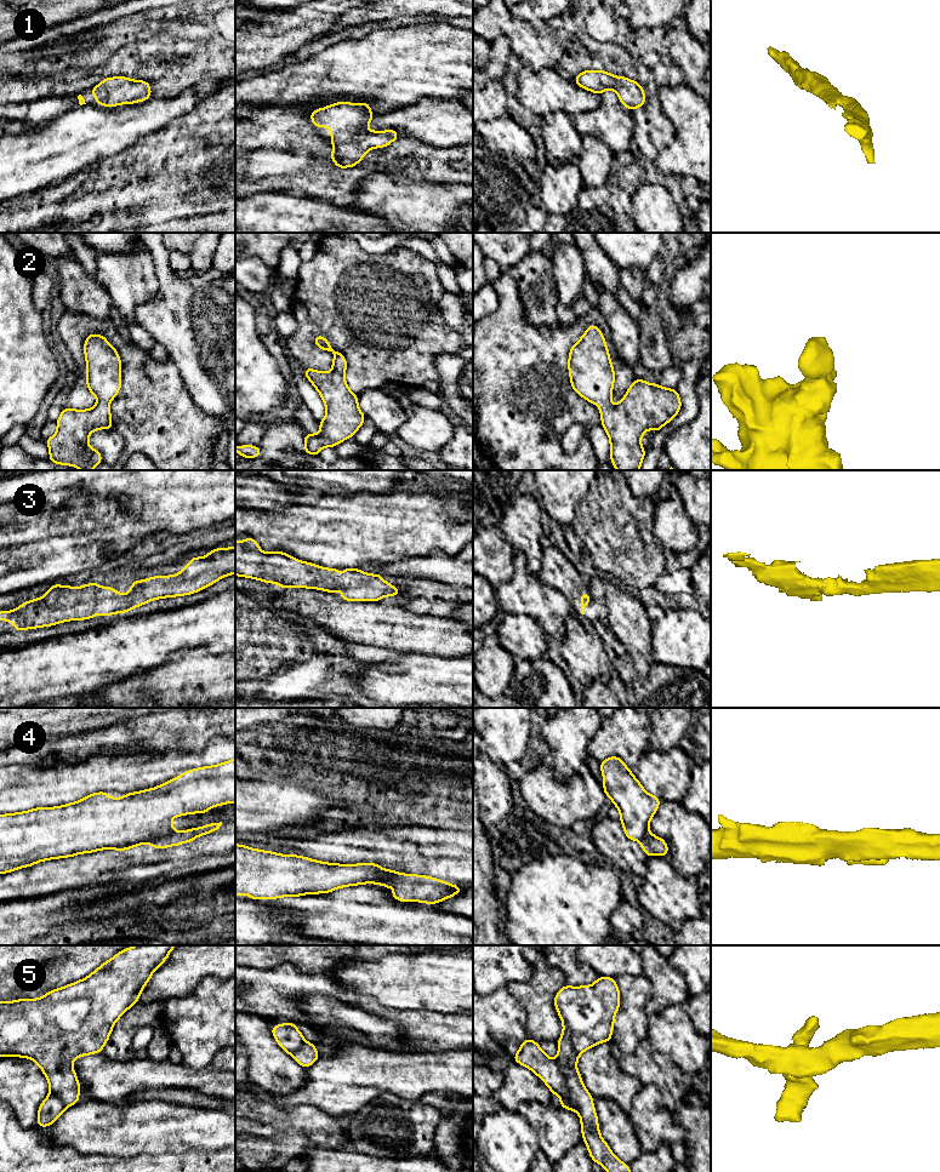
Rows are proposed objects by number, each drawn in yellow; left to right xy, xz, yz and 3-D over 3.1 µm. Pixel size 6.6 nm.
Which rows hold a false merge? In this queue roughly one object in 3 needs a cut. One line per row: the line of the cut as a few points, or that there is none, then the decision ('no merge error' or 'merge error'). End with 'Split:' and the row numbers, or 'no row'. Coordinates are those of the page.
1: no cut; no merge error
2: no cut; no merge error
3: no cut; no merge error
4: cut in xy along (175, 830), (149, 842); merge error
5: cut in yz along (554, 1059), (565, 1081), (569, 1097), (580, 1114); merge error
Split: 4, 5

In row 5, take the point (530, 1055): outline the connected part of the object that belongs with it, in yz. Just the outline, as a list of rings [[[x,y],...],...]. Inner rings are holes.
[[[531,1039],[523,1041],[519,1051],[514,1054],[514,1062],[534,1071],[549,1087],[552,1094],[559,1096],[562,1108],[579,1114],[557,1060],[549,1058],[537,1042]]]

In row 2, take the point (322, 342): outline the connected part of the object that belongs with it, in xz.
[[[315,336],[314,343],[321,349],[335,354],[332,370],[321,372],[304,368],[304,376],[319,391],[325,407],[325,418],[319,422],[318,434],[306,434],[303,450],[318,456],[324,447],[335,447],[337,444],[355,435],[365,421],[364,413],[358,407],[358,395],[349,390],[344,372],[346,358],[336,351],[323,336]]]

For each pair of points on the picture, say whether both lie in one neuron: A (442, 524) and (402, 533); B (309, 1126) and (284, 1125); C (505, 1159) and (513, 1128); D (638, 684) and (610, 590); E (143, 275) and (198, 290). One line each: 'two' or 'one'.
A: one
B: one
C: one
D: two
E: two

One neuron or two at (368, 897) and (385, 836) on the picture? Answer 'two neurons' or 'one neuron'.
two neurons

